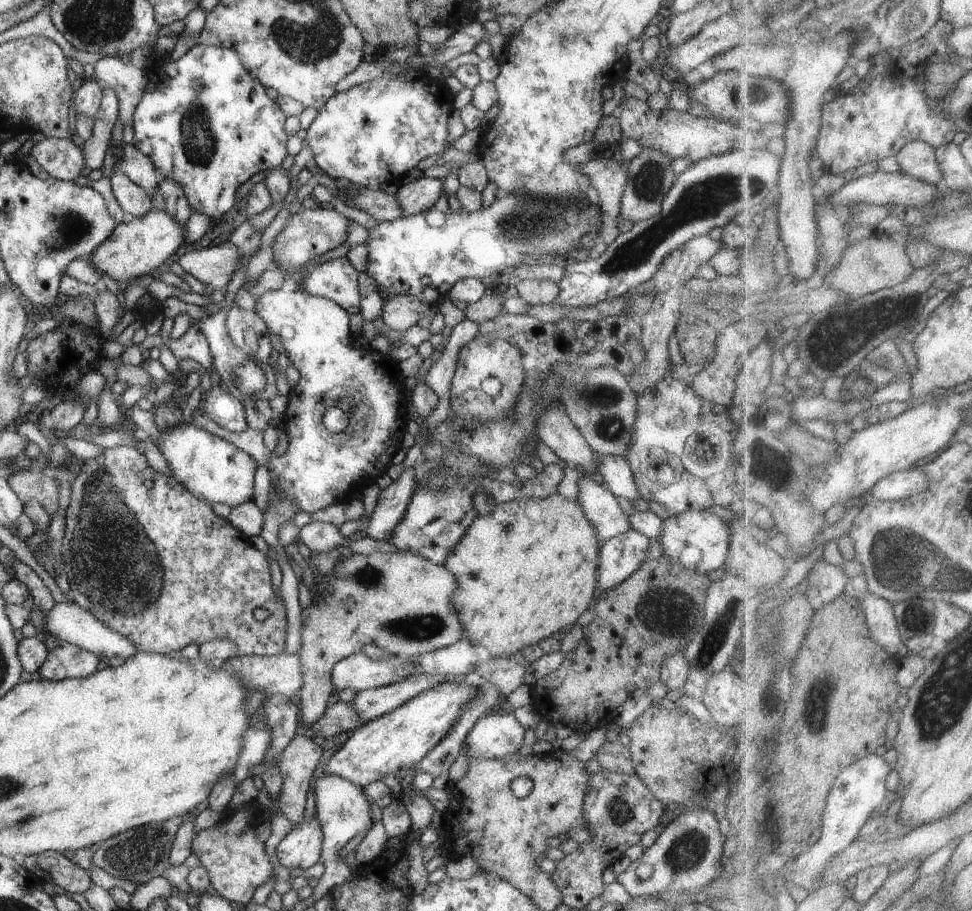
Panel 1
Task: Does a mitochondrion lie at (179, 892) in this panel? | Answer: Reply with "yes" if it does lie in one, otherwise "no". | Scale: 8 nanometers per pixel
no

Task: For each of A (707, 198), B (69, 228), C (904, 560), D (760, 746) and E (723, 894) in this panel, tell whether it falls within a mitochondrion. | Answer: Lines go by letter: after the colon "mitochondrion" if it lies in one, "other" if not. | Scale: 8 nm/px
A: mitochondrion
B: mitochondrion
C: mitochondrion
D: other
E: other

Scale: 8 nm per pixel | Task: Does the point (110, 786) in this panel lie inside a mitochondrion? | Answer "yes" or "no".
no

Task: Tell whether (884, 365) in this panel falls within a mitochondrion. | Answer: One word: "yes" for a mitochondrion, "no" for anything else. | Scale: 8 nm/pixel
yes

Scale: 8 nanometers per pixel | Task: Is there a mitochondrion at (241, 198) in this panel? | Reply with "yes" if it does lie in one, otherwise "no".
no

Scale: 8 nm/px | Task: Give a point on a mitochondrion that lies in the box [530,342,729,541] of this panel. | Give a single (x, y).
(601, 399)

